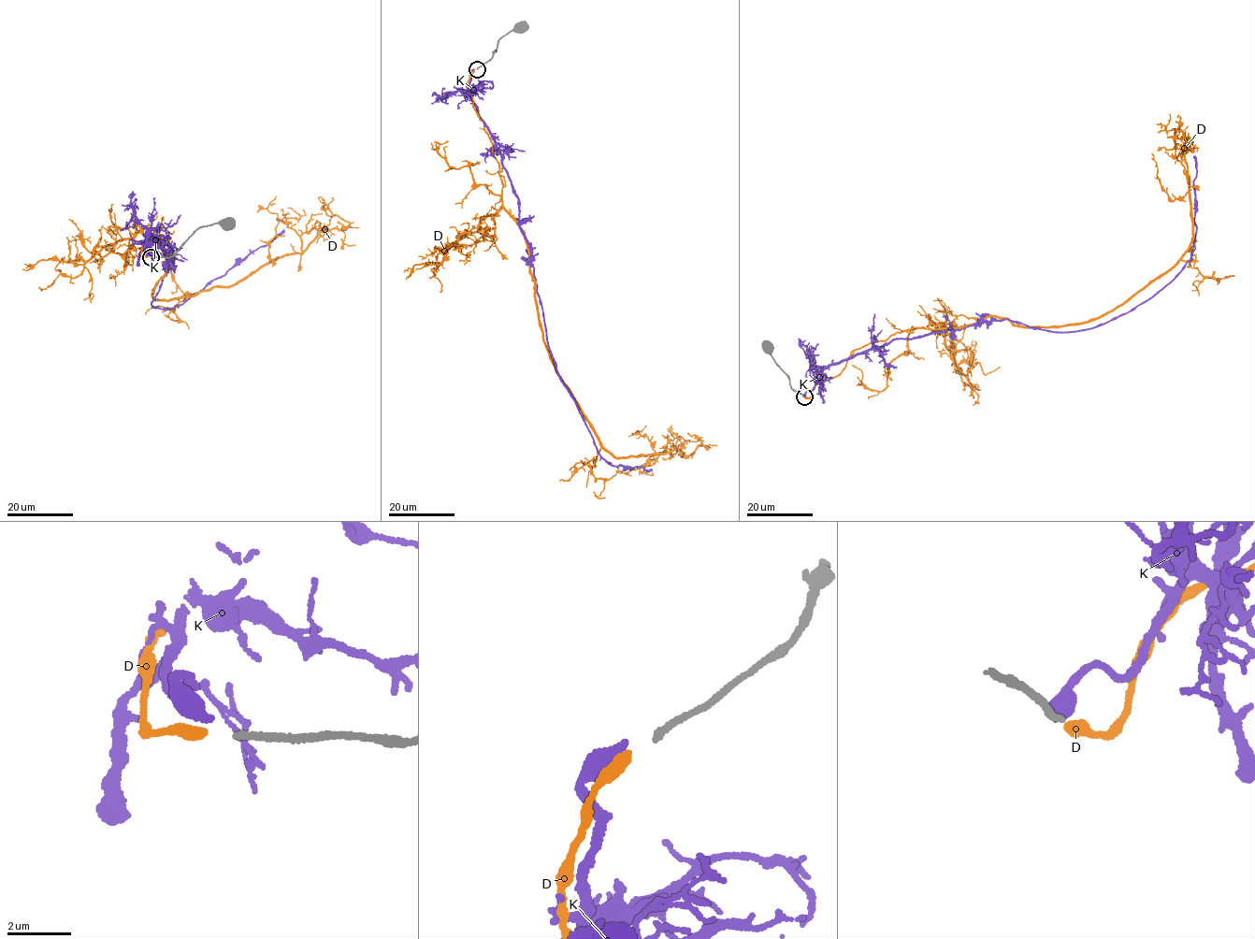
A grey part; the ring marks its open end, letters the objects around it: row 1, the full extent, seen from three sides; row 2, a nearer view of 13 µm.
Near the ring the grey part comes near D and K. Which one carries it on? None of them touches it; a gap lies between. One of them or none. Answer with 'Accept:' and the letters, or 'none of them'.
Accept: D

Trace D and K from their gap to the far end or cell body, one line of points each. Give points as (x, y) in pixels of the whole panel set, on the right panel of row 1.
D: (804, 397), (854, 350), (897, 332), (992, 316), (1031, 328), (1089, 322), (1160, 277), (1194, 237), (1178, 114)
K: (803, 397), (819, 372), (895, 339), (1005, 319), (1076, 331), (1132, 310), (1190, 259), (1194, 155)

